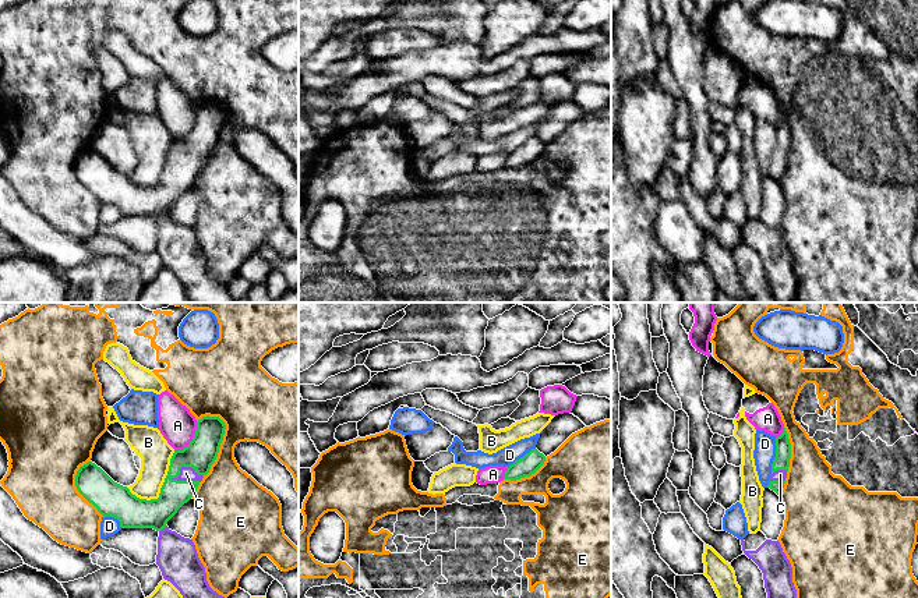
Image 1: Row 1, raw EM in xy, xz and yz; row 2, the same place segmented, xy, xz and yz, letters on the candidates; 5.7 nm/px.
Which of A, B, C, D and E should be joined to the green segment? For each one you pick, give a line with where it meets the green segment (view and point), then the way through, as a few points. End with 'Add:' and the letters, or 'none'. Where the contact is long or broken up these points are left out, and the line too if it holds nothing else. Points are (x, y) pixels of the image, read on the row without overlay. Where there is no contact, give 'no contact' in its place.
C: contact xy (184, 154)
Add: C

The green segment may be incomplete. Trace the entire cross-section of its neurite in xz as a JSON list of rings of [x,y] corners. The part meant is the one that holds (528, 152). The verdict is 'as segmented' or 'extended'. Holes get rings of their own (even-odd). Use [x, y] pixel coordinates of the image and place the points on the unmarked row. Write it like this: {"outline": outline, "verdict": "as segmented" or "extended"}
{"outline": [[[532,137],[523,145],[506,155],[505,167],[516,169],[534,162],[545,149],[545,144],[537,137]]], "verdict": "as segmented"}

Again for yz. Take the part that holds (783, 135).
{"outline": [[[784,116],[781,123],[776,125],[776,145],[772,152],[772,163],[767,173],[767,176],[774,178],[777,183],[780,183],[784,176],[787,159],[790,155],[790,146],[791,131],[788,127],[788,121]]], "verdict": "extended"}

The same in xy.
{"outline": [[[202,105],[197,109],[193,128],[183,138],[174,138],[167,163],[158,187],[140,187],[127,174],[114,170],[100,155],[88,149],[75,163],[78,180],[92,191],[103,205],[114,205],[121,216],[153,216],[159,220],[156,252],[165,268],[170,269],[183,283],[190,302],[233,302],[227,286],[213,279],[208,269],[193,227],[172,219],[166,212],[195,181],[202,166],[215,151],[226,113],[219,105]]], "verdict": "extended"}

